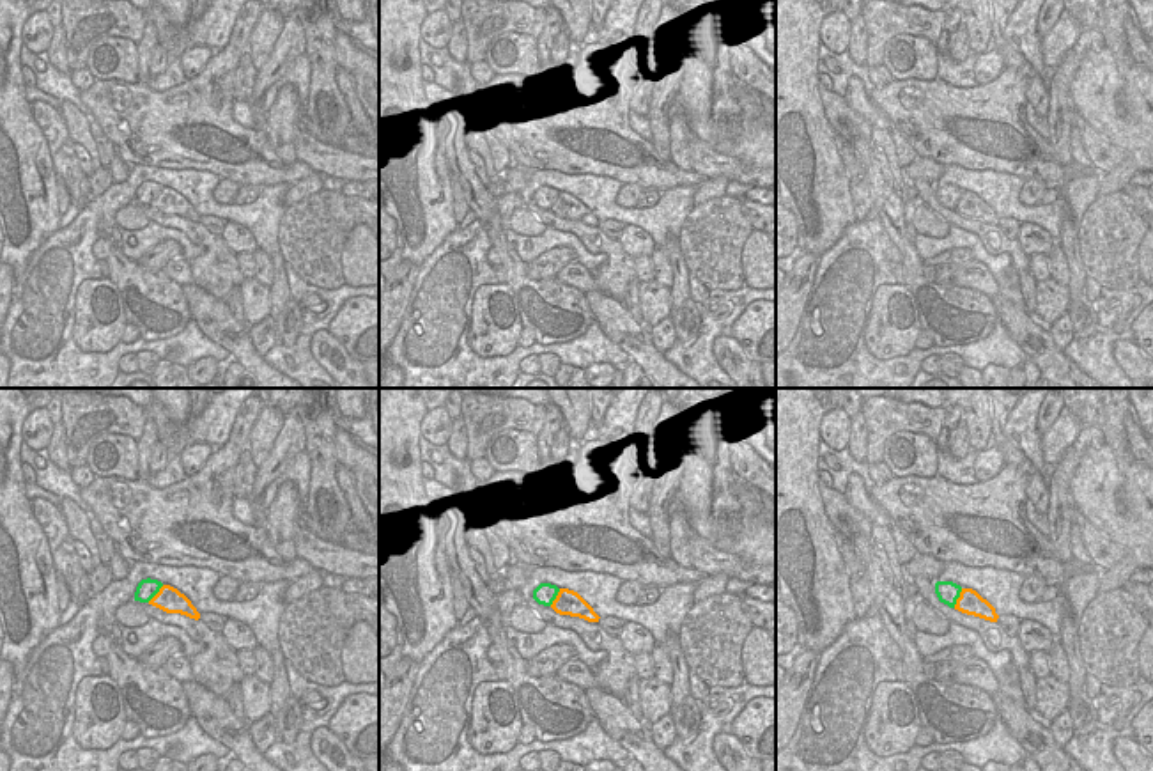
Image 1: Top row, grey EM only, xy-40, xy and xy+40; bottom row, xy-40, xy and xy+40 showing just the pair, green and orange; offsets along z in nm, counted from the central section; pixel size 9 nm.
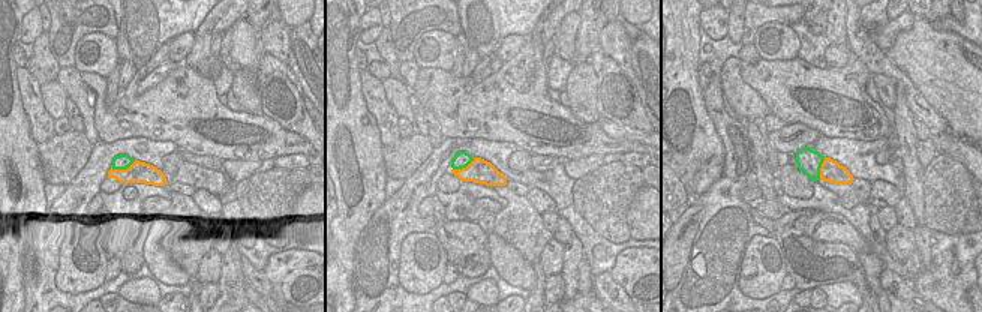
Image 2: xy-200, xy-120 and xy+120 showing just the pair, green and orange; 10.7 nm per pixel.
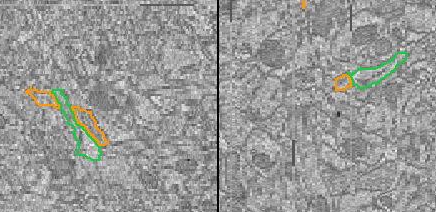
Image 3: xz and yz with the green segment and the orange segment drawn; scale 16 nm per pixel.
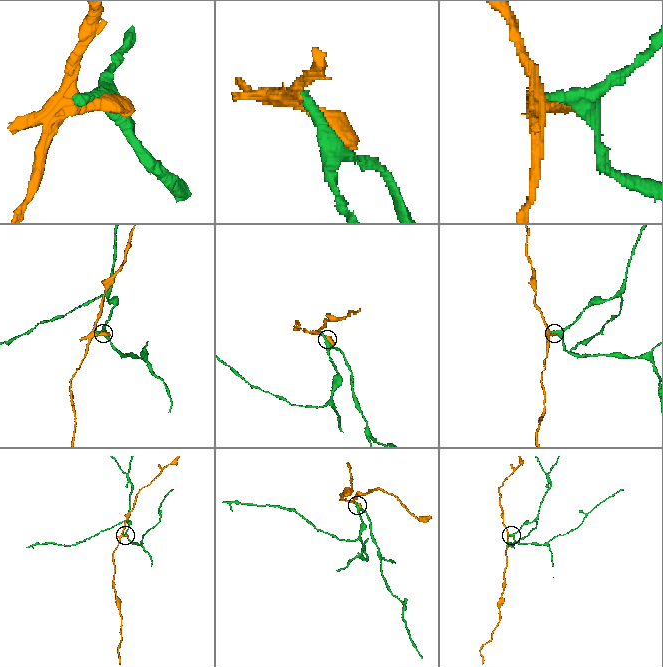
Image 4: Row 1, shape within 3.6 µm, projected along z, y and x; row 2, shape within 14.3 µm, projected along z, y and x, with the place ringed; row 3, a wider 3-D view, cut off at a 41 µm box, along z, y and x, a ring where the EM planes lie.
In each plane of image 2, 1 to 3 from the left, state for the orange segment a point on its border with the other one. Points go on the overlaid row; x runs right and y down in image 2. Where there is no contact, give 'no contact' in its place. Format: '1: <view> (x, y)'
1: xy-200 (123, 168)
2: xy-120 (464, 167)
3: xy+120 (820, 167)

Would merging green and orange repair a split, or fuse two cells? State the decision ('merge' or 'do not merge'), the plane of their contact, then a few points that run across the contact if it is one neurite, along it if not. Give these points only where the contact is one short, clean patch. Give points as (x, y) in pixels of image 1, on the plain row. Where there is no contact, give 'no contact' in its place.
do not merge; contact in xy+40

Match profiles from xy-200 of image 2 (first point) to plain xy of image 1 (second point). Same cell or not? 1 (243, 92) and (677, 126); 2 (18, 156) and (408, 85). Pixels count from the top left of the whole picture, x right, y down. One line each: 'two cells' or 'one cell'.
1: one cell
2: one cell

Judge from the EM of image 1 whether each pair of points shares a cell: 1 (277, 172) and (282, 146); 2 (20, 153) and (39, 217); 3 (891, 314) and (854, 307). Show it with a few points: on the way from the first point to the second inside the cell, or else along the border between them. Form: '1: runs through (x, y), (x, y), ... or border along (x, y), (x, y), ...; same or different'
1: border along (264, 132), (271, 149), (286, 163), (296, 160); different
2: runs through (20, 169), (27, 201); same
3: border along (895, 282), (874, 295), (865, 330), (868, 353); different

